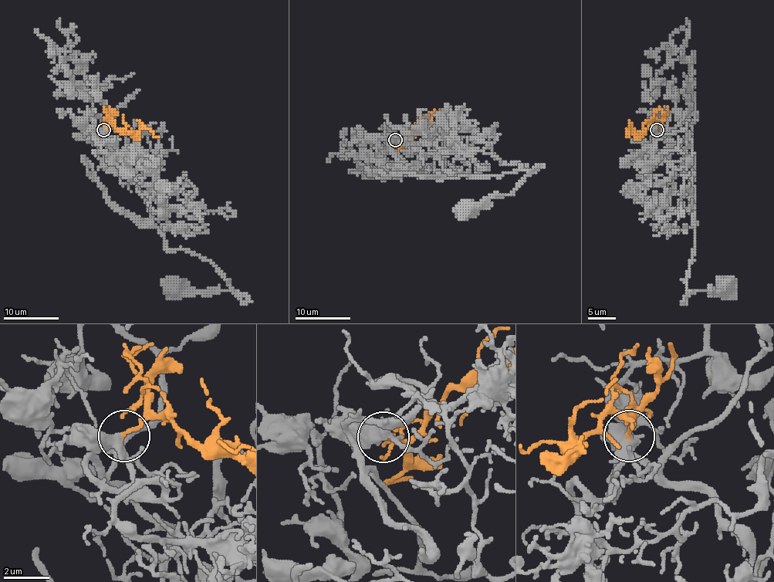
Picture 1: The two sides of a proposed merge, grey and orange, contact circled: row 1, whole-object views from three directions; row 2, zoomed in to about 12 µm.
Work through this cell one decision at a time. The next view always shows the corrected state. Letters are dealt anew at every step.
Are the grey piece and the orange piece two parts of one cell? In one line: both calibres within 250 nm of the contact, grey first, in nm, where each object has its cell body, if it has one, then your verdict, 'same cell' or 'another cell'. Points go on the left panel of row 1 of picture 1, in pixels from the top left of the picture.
400/150 nm | grey (174, 286) | orange none | same cell

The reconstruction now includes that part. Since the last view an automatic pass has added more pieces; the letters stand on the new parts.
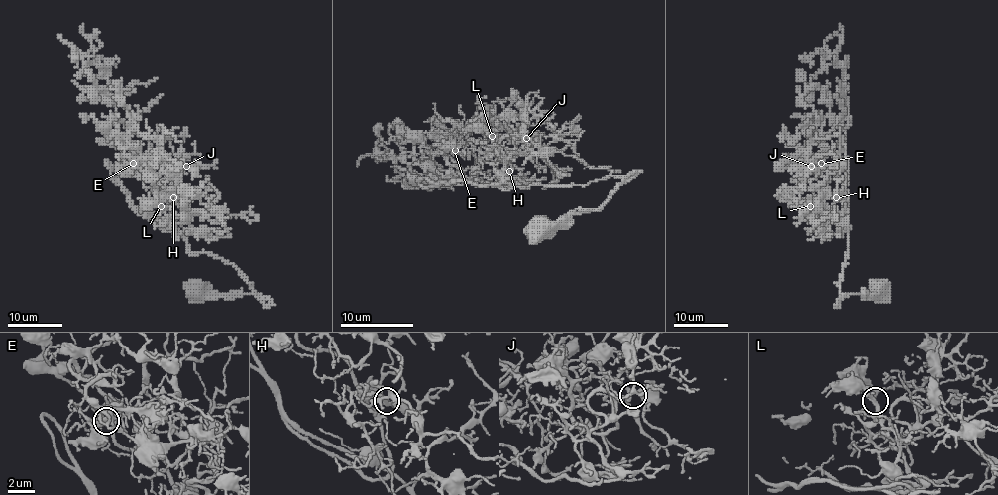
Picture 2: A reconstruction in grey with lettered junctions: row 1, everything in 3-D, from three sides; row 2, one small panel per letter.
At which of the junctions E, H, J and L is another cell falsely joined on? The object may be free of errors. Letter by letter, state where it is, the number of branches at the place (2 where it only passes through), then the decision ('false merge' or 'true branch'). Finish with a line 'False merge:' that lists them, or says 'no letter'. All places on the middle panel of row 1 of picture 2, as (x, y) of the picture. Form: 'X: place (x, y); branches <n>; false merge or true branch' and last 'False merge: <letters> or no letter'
E: place (455, 150); branches 5; true branch
H: place (509, 171); branches 2; true branch
J: place (526, 138); branches 3; true branch
L: place (492, 136); branches 3; true branch
False merge: no letter

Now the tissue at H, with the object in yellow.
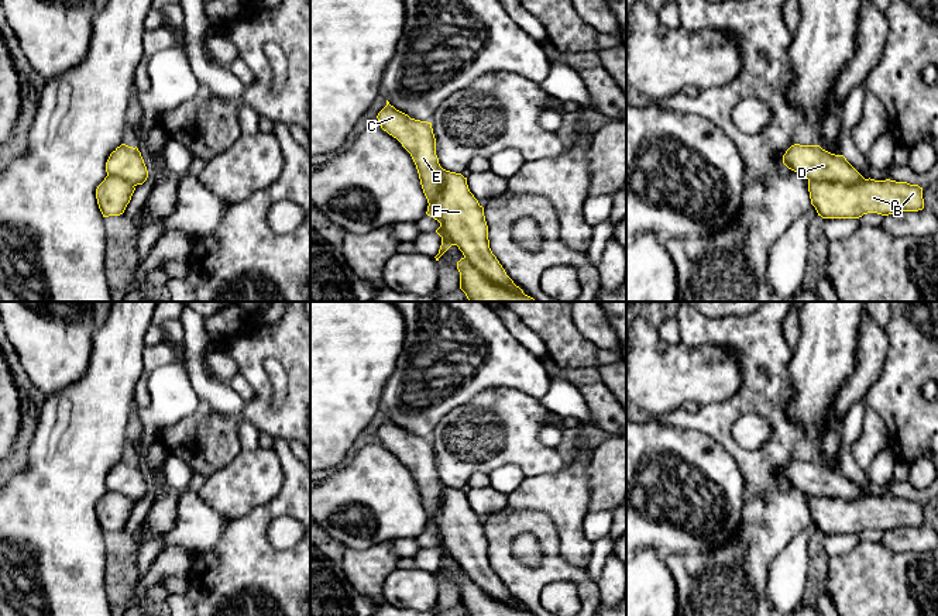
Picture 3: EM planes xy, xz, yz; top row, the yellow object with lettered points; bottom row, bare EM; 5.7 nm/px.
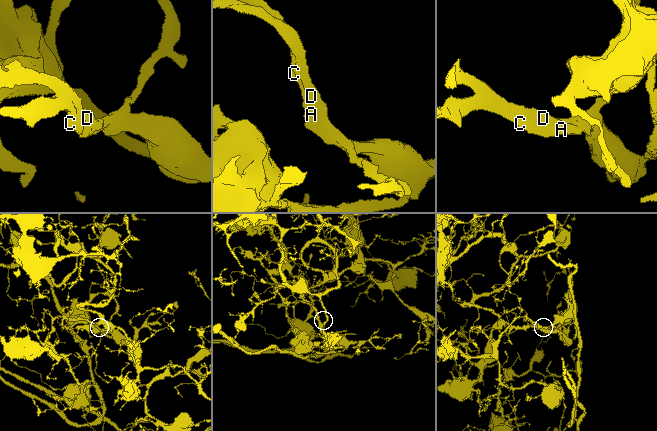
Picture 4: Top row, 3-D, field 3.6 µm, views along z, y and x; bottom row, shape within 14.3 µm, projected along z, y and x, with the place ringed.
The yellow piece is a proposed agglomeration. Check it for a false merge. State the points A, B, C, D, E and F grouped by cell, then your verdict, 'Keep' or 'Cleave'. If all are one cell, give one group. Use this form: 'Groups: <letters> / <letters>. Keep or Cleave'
Groups: A B C D E F. Keep

